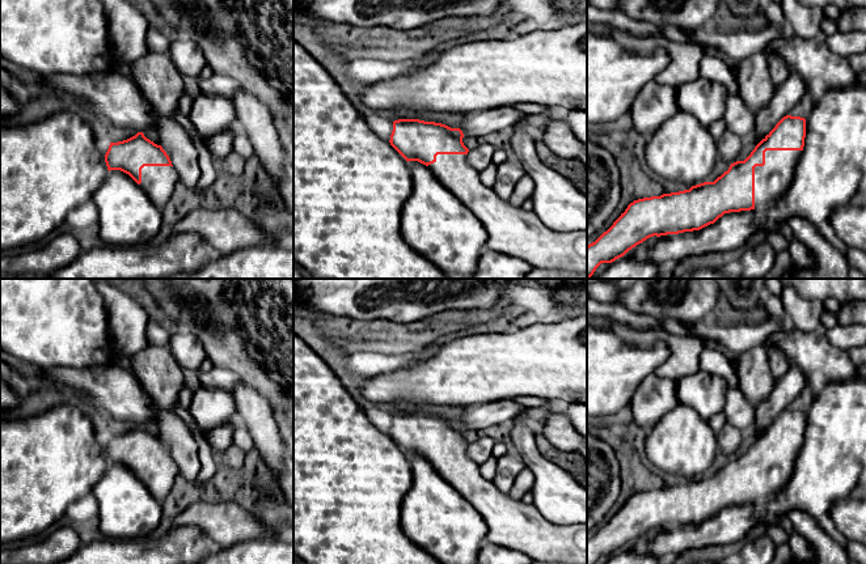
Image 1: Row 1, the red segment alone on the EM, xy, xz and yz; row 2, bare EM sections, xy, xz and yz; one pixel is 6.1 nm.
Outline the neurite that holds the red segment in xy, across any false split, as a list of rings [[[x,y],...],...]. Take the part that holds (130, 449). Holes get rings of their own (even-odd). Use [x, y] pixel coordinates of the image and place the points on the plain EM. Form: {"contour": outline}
{"contour": [[[143,425],[110,436],[105,455],[109,465],[128,467],[159,502],[169,495],[179,472],[162,440],[147,432]]]}

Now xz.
{"contour": [[[398,412],[393,415],[389,436],[407,455],[418,454],[426,458],[436,472],[472,504],[487,525],[486,540],[489,543],[523,552],[535,561],[587,564],[587,525],[554,525],[545,520],[533,504],[512,499],[510,493],[502,492],[494,482],[486,480],[481,475],[478,465],[466,453],[469,442],[464,438],[462,431],[464,427],[460,421],[419,412]]]}

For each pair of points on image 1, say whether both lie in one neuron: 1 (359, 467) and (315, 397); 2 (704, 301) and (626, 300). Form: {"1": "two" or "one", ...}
{"1": "one", "2": "one"}

